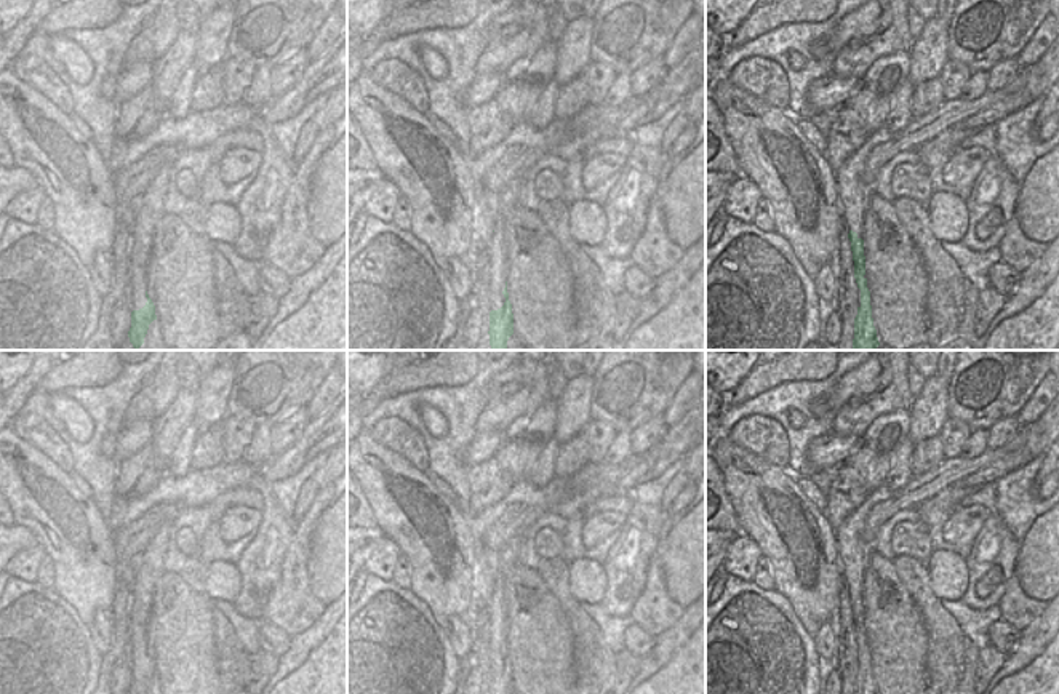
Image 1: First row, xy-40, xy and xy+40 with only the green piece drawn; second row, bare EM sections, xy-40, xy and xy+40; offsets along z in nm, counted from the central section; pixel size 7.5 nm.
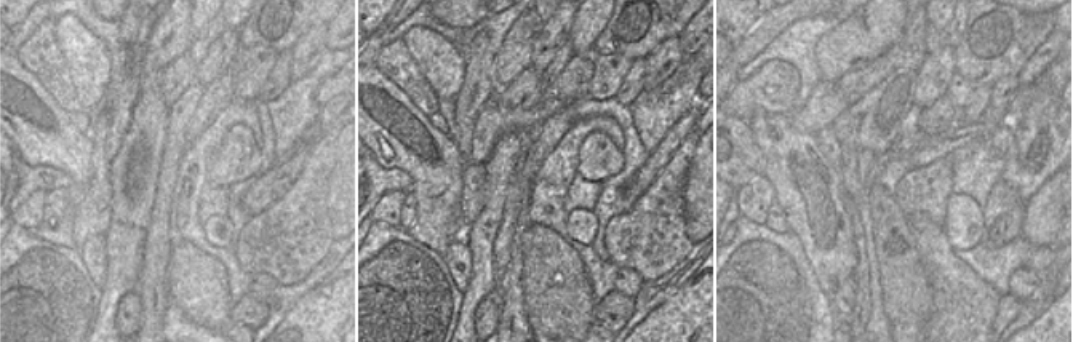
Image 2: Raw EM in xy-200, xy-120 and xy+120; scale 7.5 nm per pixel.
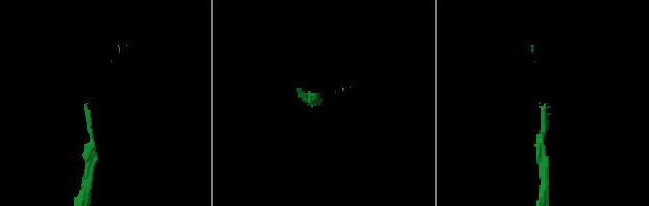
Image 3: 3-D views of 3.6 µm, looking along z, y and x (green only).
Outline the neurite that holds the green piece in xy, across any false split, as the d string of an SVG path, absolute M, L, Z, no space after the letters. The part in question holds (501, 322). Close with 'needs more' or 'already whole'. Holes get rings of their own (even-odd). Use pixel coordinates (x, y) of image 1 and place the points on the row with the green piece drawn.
M522 179L512 181L501 193L502 222L494 227L490 240L490 345L506 350L514 334L514 313L507 293L506 219L518 206Z; needs more

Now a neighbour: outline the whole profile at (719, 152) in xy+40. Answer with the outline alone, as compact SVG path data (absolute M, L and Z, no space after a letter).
M705 93L705 171L739 174L739 163L715 101Z

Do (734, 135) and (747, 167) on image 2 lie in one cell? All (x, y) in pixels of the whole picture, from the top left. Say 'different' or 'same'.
same

